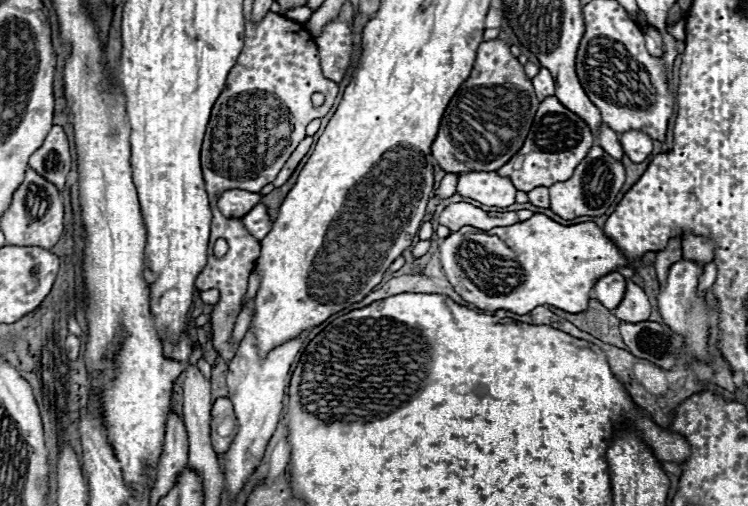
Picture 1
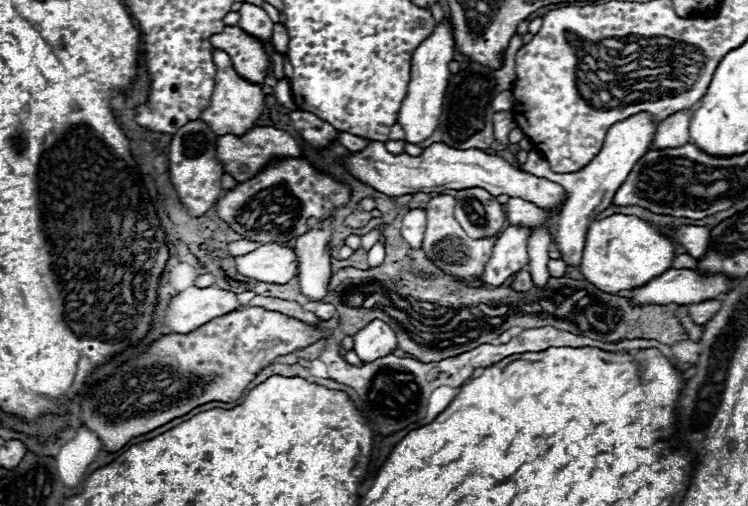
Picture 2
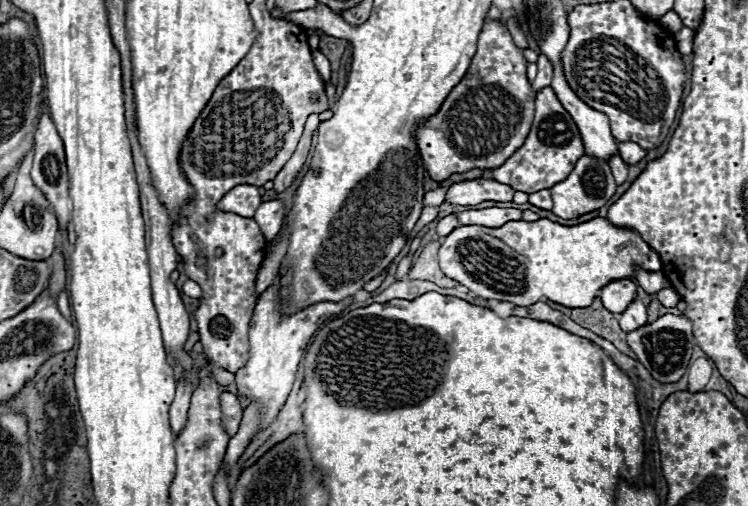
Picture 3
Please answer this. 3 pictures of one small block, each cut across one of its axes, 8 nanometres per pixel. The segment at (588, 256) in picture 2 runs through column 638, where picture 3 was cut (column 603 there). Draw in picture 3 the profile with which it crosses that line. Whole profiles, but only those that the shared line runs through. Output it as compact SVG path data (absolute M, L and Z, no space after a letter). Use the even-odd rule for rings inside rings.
M546 218L536 222L518 220L510 222L508 228L522 228L522 240L536 242L536 254L508 256L504 250L508 244L496 238L496 232L490 228L458 226L440 246L438 260L442 272L484 300L506 300L522 308L546 300L568 308L588 308L600 288L612 280L632 278L636 266L650 272L662 268L660 256L636 232L616 228L606 218L594 218L578 226L562 226ZM472 230L480 230L480 234L474 238ZM490 248L496 250L494 254L500 258L498 262L490 262ZM480 254L488 262L480 262Z

